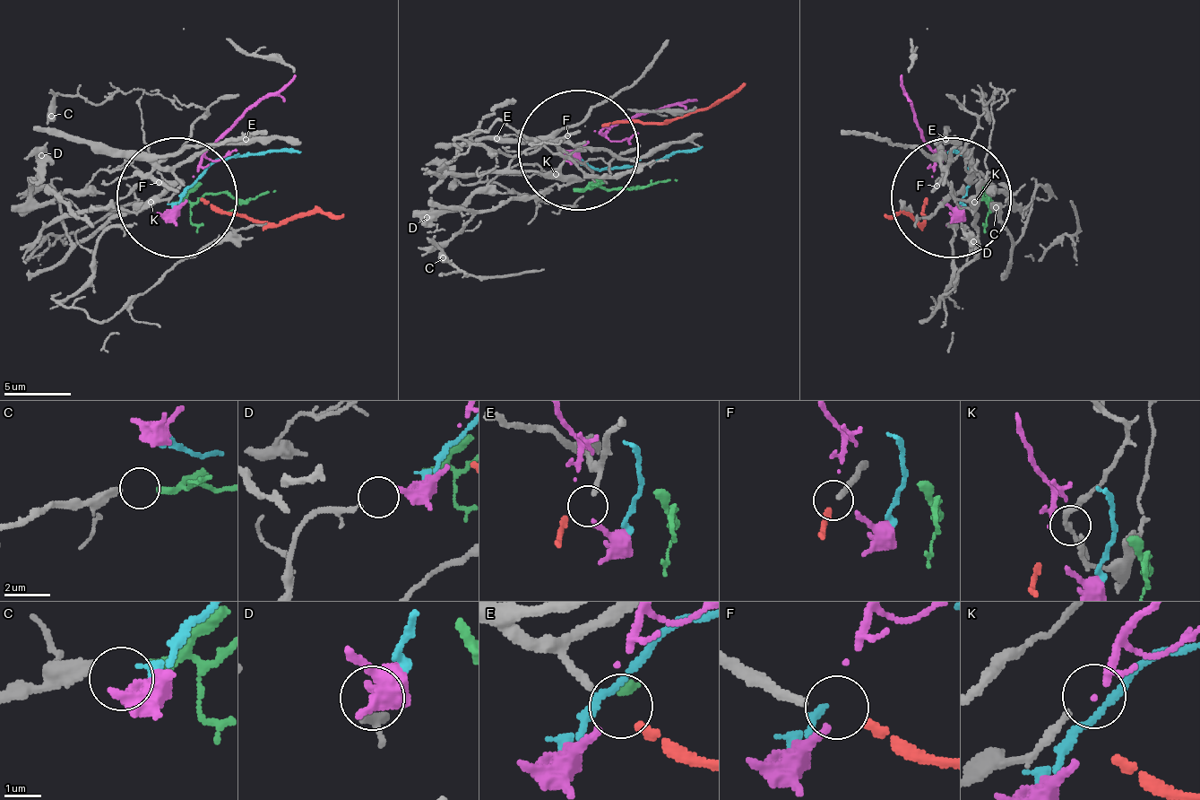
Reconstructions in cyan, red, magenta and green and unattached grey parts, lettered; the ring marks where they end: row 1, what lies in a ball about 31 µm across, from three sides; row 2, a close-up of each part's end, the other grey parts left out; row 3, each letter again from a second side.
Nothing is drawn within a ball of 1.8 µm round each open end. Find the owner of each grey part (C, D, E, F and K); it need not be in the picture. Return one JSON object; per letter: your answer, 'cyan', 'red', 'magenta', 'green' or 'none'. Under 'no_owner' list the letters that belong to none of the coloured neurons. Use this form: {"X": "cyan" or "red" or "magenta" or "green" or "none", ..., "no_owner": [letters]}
{"C": "green", "D": "magenta", "E": "none", "F": "red", "K": "none", "no_owner": ["E", "K"]}

